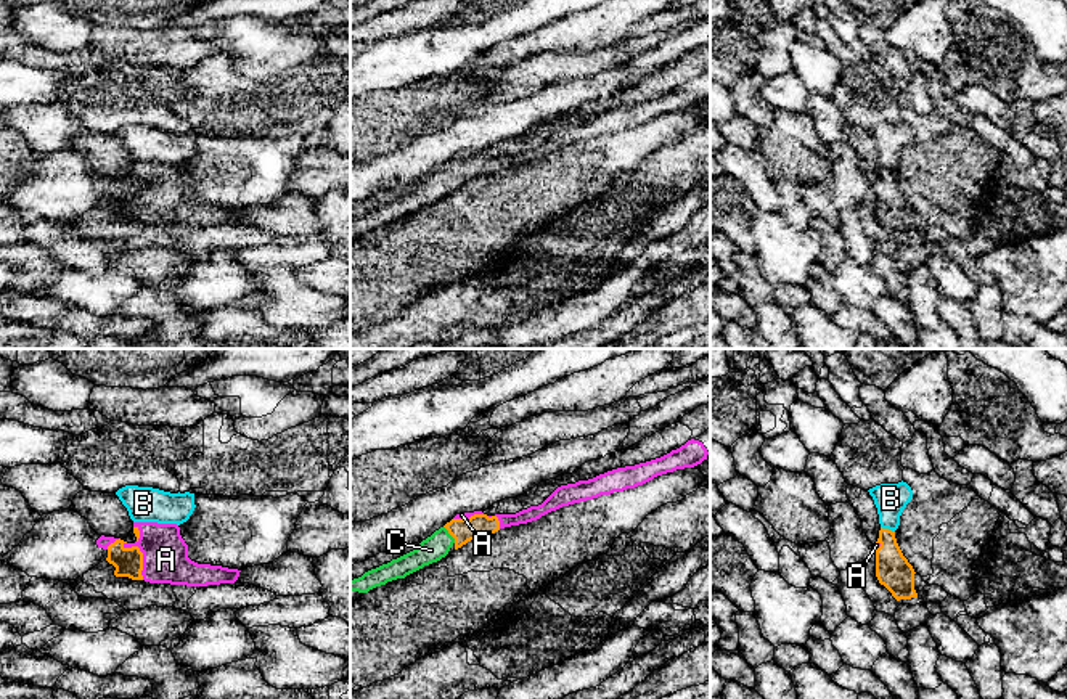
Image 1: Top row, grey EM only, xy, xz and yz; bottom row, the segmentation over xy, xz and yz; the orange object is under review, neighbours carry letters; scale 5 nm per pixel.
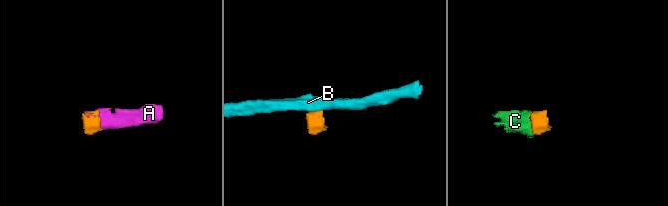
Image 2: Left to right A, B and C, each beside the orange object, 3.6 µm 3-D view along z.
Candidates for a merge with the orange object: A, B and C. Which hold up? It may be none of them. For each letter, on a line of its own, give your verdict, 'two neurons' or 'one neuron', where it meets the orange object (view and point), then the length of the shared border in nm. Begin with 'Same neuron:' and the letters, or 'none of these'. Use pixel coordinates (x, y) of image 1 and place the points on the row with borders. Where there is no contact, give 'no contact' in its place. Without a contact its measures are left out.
Same neuron: A, C
A: one neuron; meets orange in xy at (142, 555); contact 220 nm long
B: two neurons; meets orange in yz at (887, 529); contact 80 nm long
C: one neuron; meets orange in xz at (449, 532); contact 110 nm long

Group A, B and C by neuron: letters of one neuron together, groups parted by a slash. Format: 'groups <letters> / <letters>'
groups A C / B

